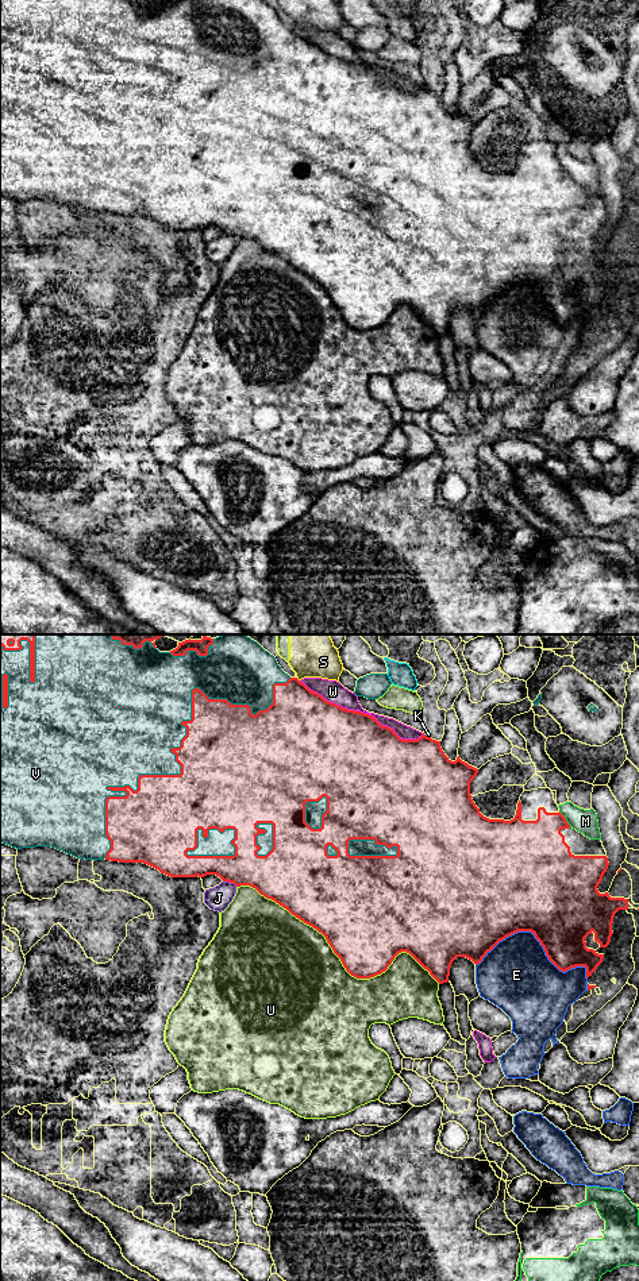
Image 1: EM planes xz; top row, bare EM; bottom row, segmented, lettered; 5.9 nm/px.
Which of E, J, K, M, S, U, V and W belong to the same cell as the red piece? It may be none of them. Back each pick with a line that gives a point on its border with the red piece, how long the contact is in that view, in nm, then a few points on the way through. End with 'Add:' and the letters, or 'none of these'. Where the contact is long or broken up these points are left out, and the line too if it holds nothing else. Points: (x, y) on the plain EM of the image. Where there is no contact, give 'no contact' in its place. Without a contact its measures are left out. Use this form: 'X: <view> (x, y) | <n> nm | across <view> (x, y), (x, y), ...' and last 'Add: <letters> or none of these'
Add: none of these

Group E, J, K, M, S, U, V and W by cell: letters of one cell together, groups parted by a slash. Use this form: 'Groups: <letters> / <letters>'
Groups: E / J / K / M / S U / V / W

